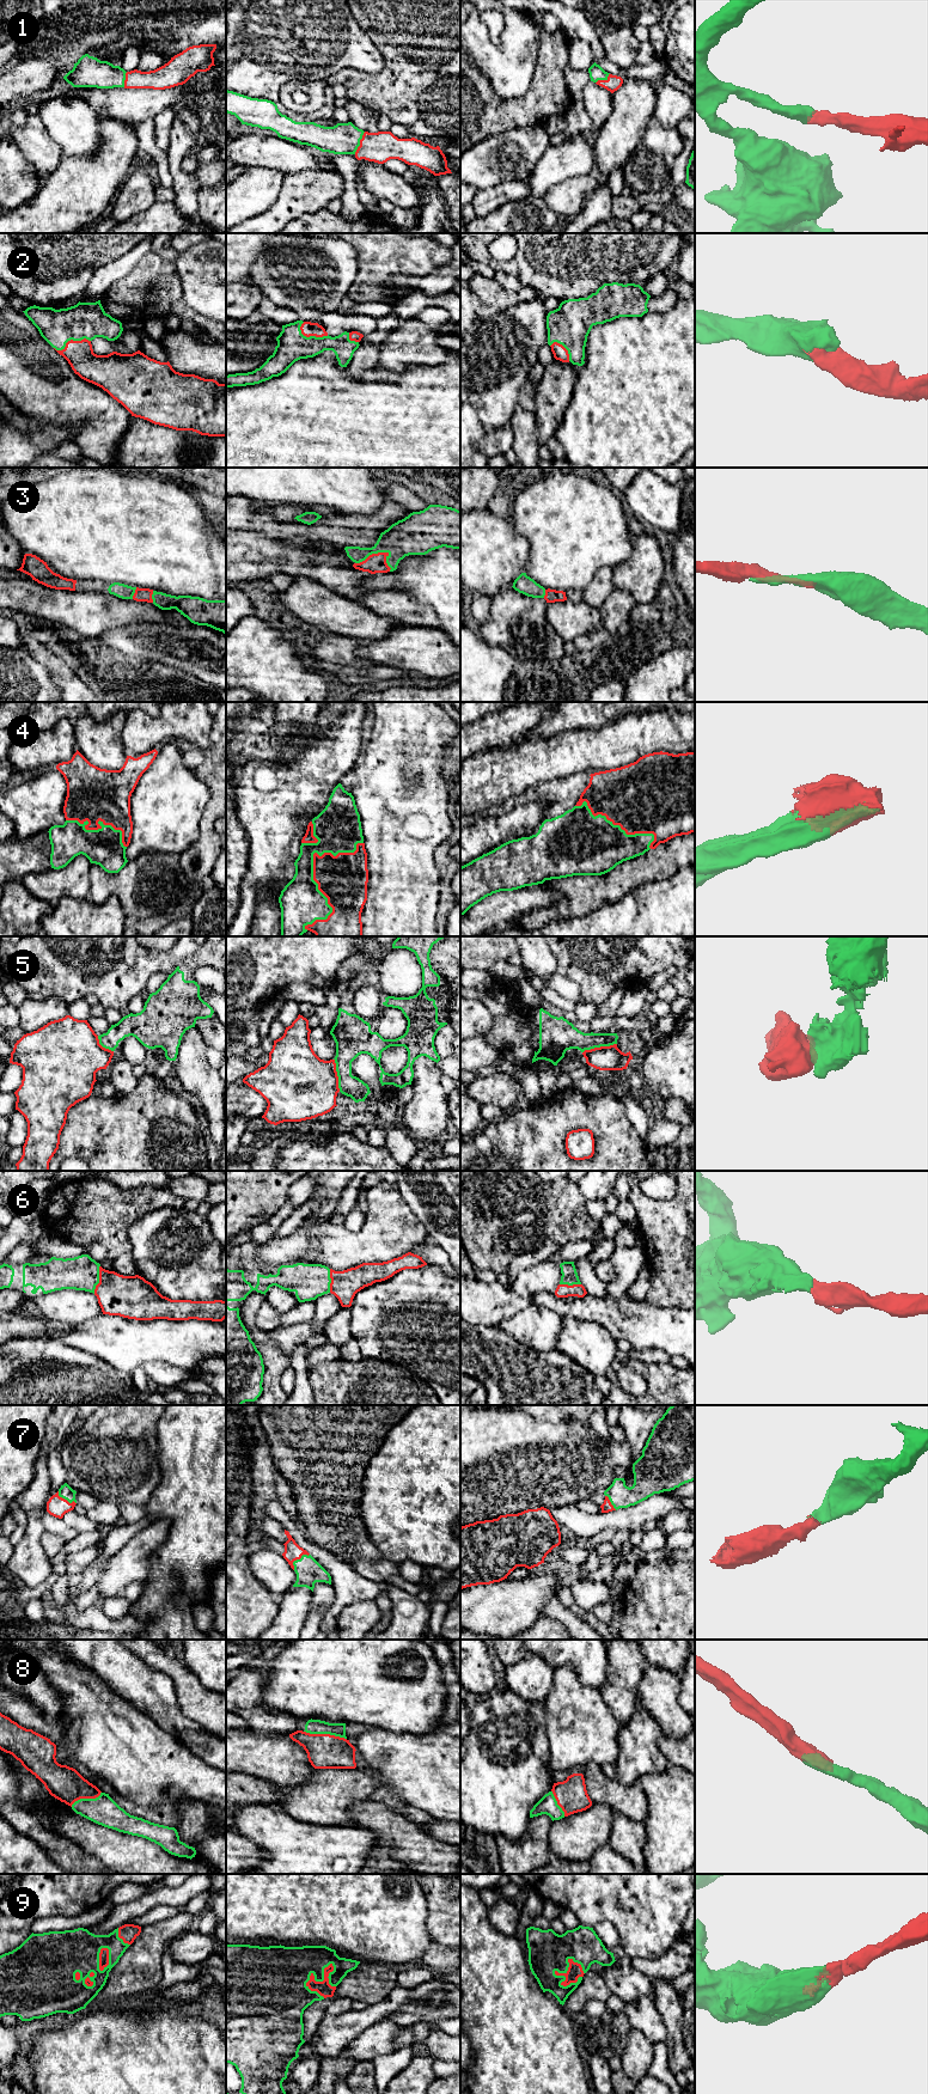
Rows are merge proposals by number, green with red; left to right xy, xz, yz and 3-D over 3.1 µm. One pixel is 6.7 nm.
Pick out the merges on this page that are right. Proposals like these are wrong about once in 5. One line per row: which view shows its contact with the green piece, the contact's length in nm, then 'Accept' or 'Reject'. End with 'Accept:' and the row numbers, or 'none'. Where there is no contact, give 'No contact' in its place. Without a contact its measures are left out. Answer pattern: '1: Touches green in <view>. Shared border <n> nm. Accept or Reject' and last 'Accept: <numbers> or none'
1: Touches green in xz. Shared border 170 nm. Accept
2: Touches green in xy. Shared border 260 nm. Accept
3: Touches green in xz. Shared border 260 nm. Accept
4: Touches green in xz. Shared border 700 nm. Accept
5: Touches green in yz. Shared border 240 nm. Reject
6: Touches green in xy. Shared border 200 nm. Accept
7: Touches green in xz. Shared border 160 nm. Accept
8: Touches green in xz. Shared border 300 nm. Accept
9: Touches green in xz. Shared border 240 nm. Accept
Accept: 1, 2, 3, 4, 6, 7, 8, 9

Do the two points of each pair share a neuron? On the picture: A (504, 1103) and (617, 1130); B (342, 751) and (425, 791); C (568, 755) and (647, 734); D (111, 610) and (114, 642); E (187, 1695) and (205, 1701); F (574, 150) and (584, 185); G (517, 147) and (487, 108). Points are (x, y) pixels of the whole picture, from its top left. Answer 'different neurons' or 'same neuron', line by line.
A: different neurons
B: different neurons
C: same neuron
D: different neurons
E: same neuron
F: different neurons
G: different neurons

